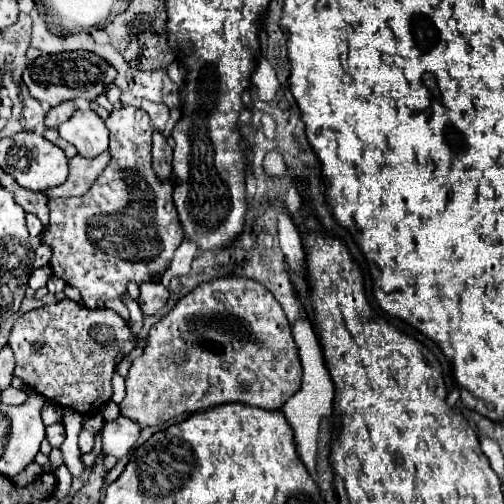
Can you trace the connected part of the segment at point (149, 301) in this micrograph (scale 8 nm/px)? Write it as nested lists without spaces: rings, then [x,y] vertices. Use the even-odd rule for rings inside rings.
[[[143,282],[139,288],[141,288],[139,306],[143,314],[155,314],[169,300],[169,290],[161,282]]]

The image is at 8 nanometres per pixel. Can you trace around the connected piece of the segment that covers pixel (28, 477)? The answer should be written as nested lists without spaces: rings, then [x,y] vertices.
[[[33,462],[33,464],[29,464],[19,476],[15,476],[15,484],[17,484],[17,486],[25,486],[25,484],[29,484],[31,480],[35,480],[41,472],[43,472],[43,468]]]

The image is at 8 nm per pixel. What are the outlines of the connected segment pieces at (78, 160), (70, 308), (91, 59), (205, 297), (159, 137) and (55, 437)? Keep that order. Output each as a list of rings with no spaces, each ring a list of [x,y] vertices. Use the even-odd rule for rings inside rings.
[[[109,150],[103,152],[97,158],[83,158],[83,156],[73,156],[69,160],[69,178],[55,186],[49,188],[45,194],[47,198],[73,198],[73,196],[83,196],[91,184],[95,182],[95,178],[103,172],[103,168],[111,162],[111,154]]]
[[[63,300],[51,306],[43,306],[39,310],[31,310],[25,316],[21,316],[11,332],[9,346],[15,352],[15,376],[25,380],[25,384],[39,394],[43,394],[47,400],[63,406],[63,408],[75,408],[81,414],[97,414],[103,404],[107,404],[113,396],[111,378],[115,374],[115,358],[117,354],[131,352],[137,346],[137,338],[131,334],[129,324],[113,310],[107,308],[85,308],[83,304],[77,304],[73,300]]]
[[[87,50],[61,52],[53,56],[39,56],[23,72],[23,82],[27,84],[31,96],[35,96],[39,102],[47,102],[49,106],[59,106],[61,102],[75,98],[95,102],[97,96],[107,92],[107,86],[115,82],[115,68],[111,68],[101,56],[95,56]]]
[[[245,276],[215,278],[185,294],[169,314],[153,324],[141,362],[133,362],[127,374],[127,396],[119,408],[125,418],[141,426],[159,426],[175,416],[203,412],[225,402],[245,402],[265,410],[279,410],[301,388],[301,376],[301,360],[289,320],[275,296],[263,284]]]
[[[159,130],[153,132],[153,168],[159,178],[173,174],[173,148]]]
[[[61,422],[49,426],[47,428],[47,440],[49,440],[49,444],[53,448],[59,448],[63,444],[63,440],[65,440],[65,426]]]

